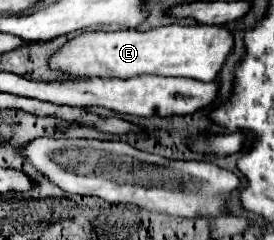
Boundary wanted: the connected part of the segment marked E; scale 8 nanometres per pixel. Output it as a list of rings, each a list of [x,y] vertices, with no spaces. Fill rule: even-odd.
[[[165,25],[147,33],[125,29],[115,33],[89,31],[67,41],[57,55],[51,57],[51,69],[67,71],[79,77],[121,77],[135,75],[165,75],[165,77],[193,77],[201,81],[215,81],[225,59],[233,51],[233,33],[221,25]]]

